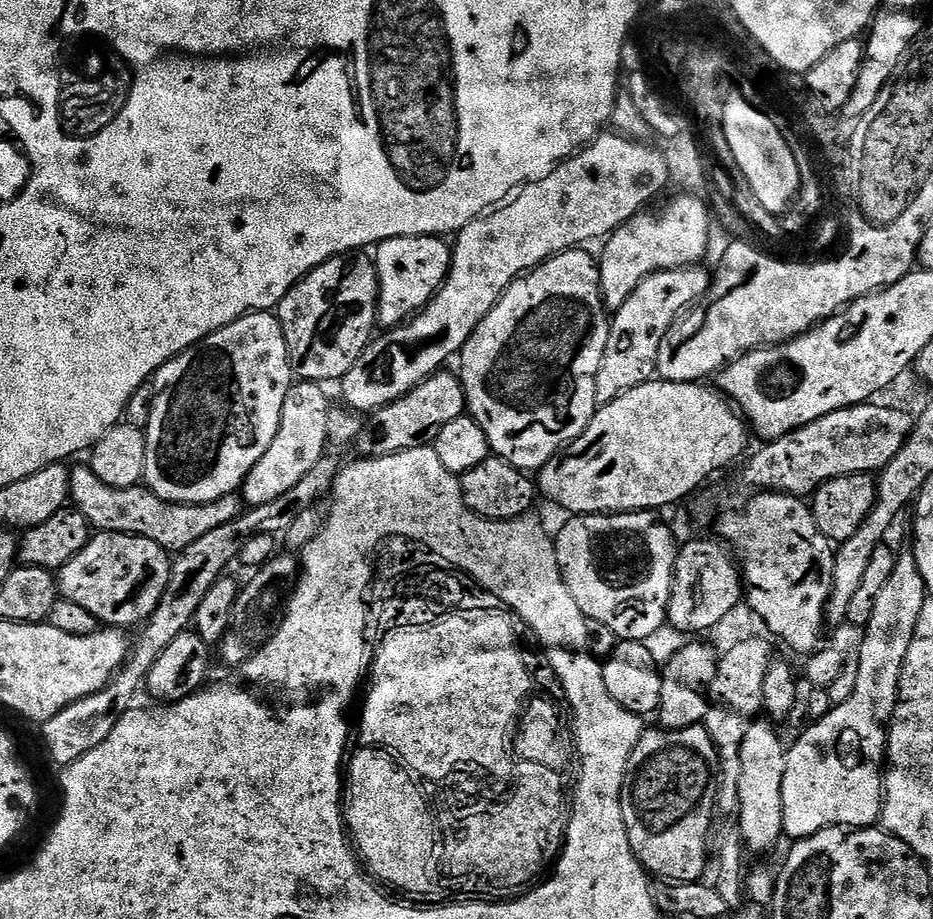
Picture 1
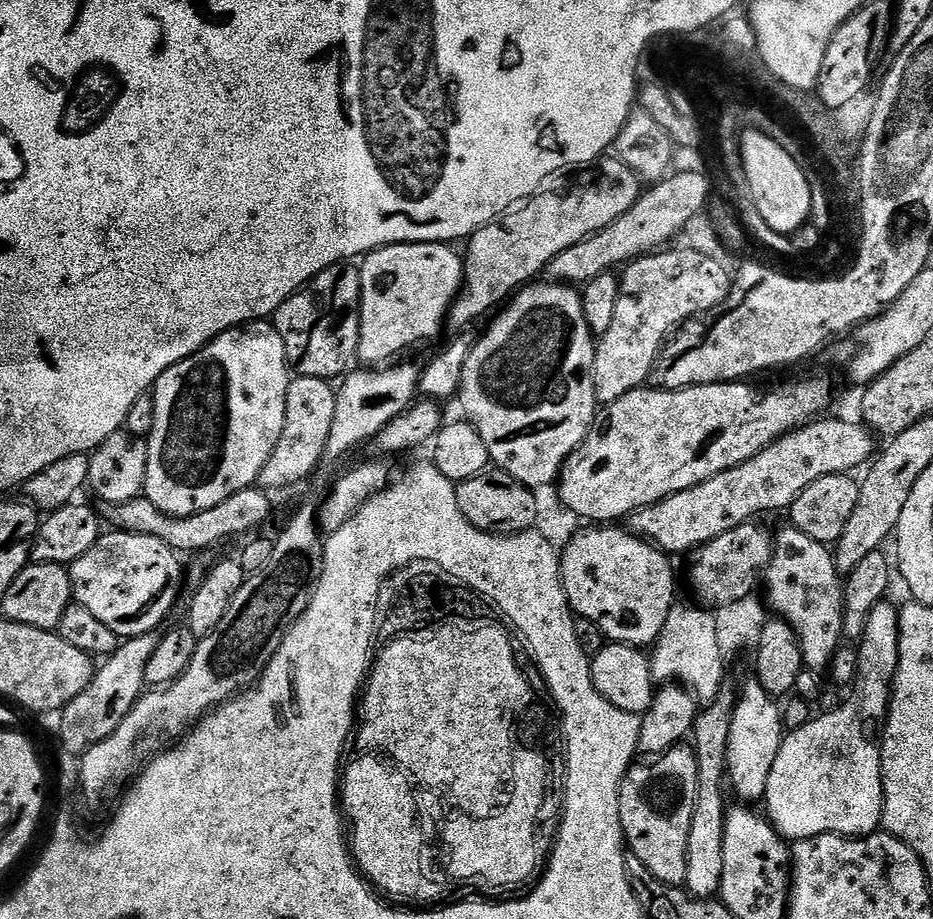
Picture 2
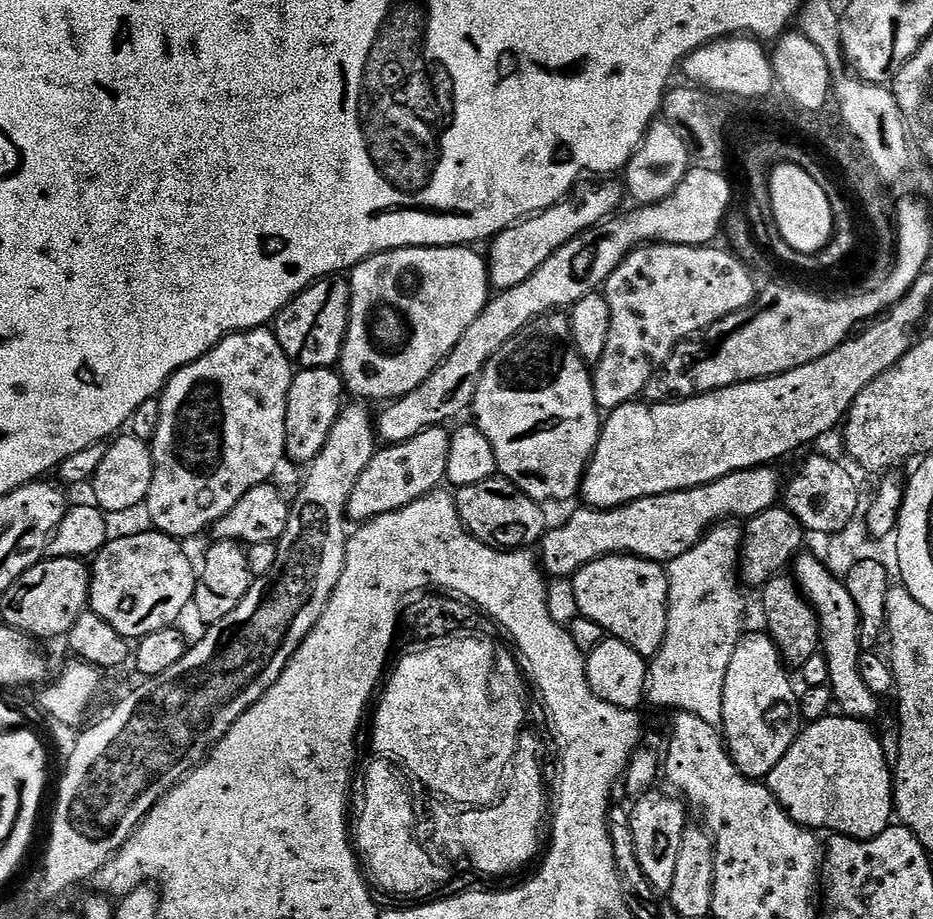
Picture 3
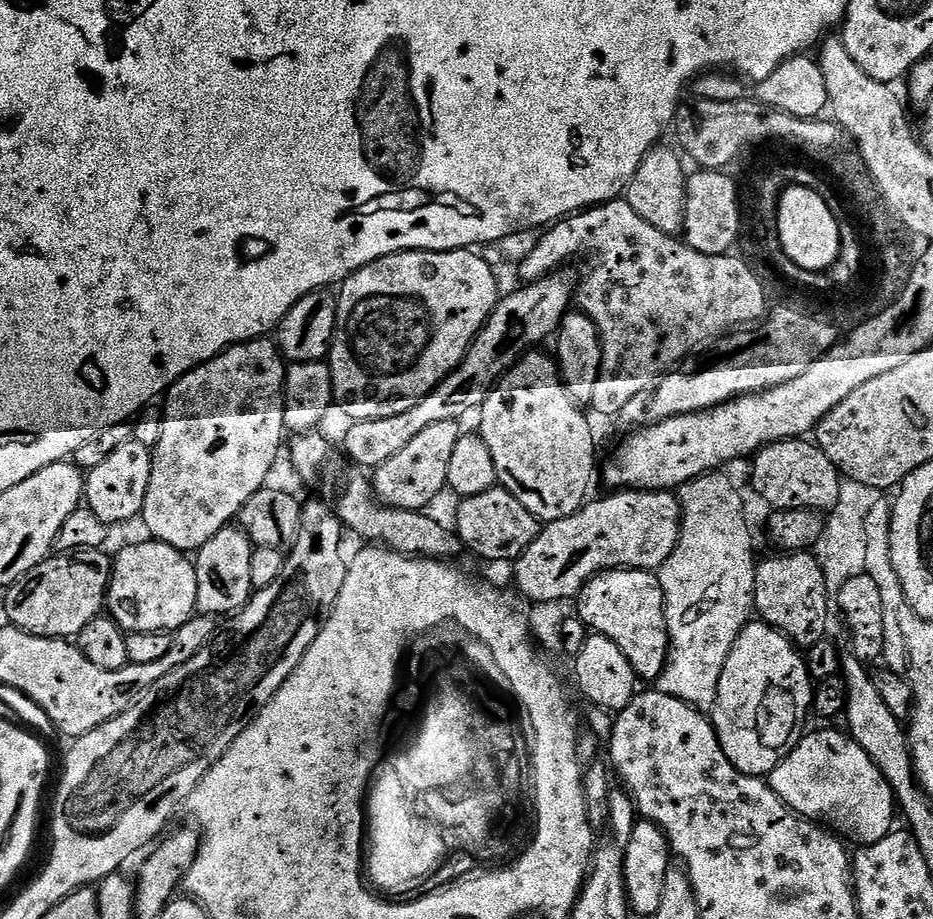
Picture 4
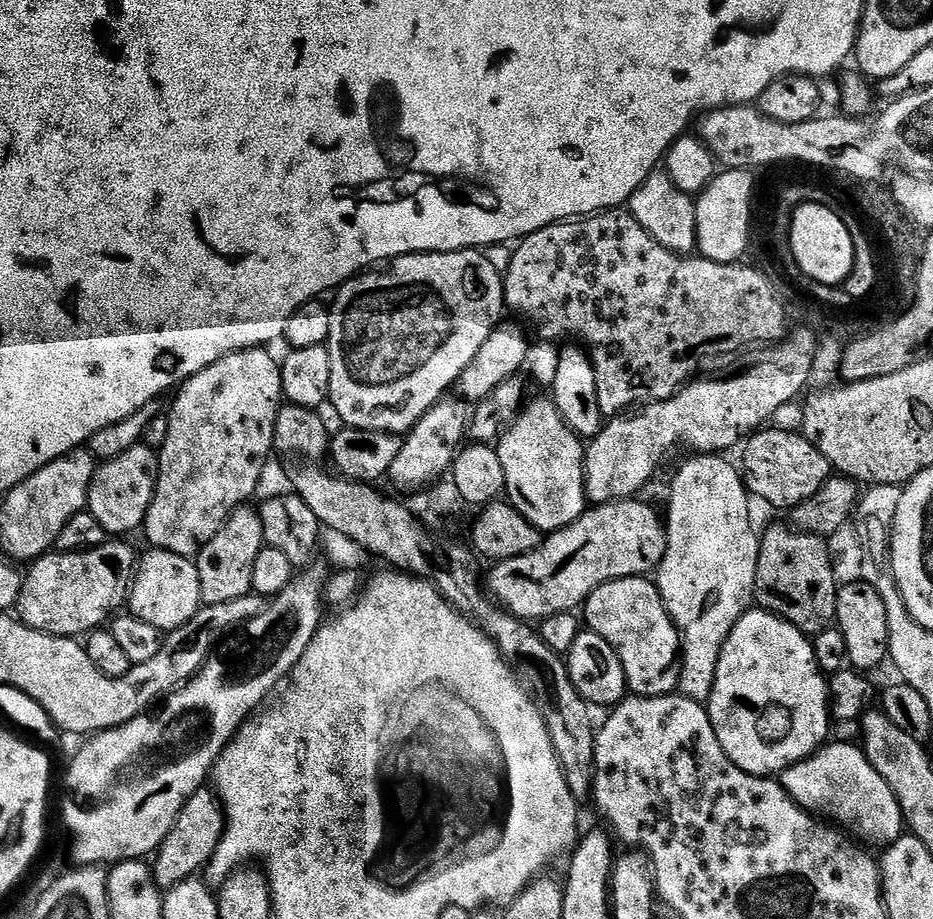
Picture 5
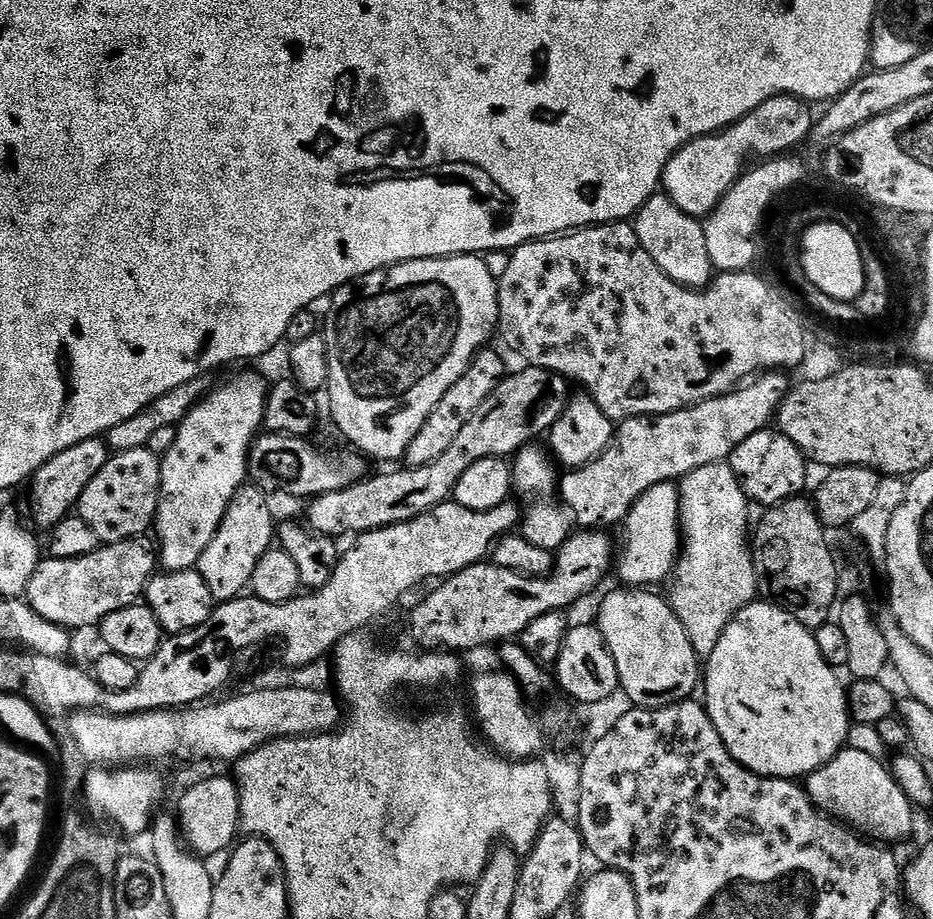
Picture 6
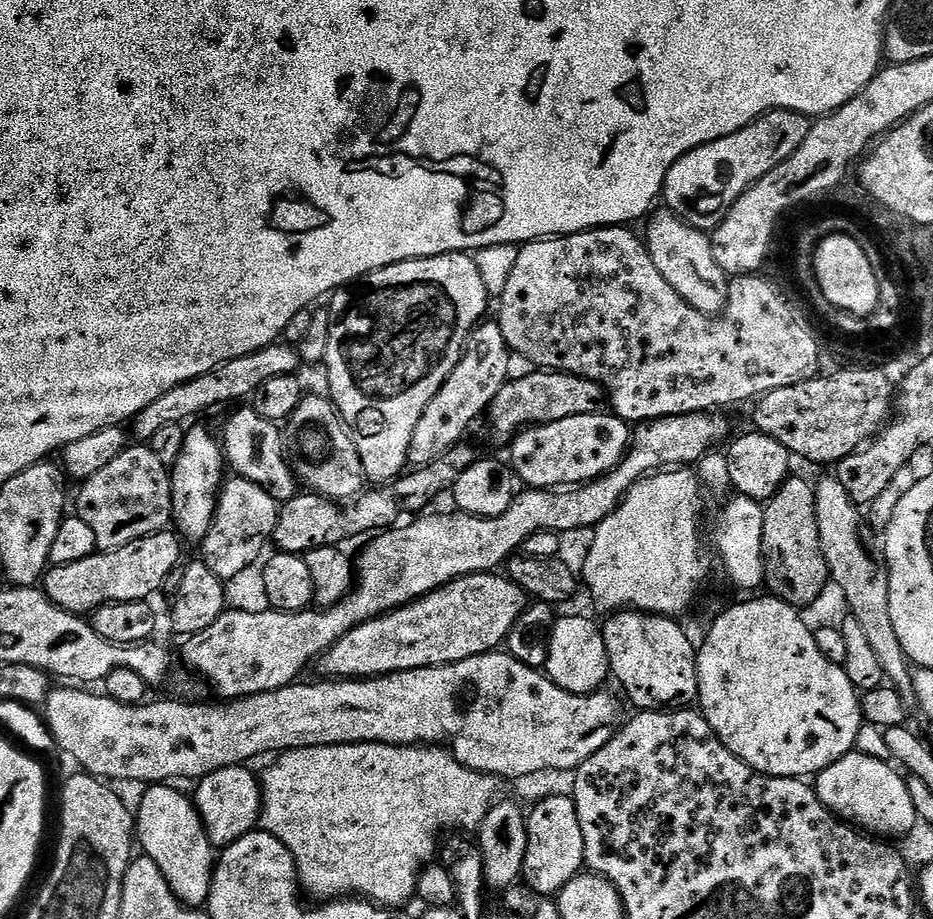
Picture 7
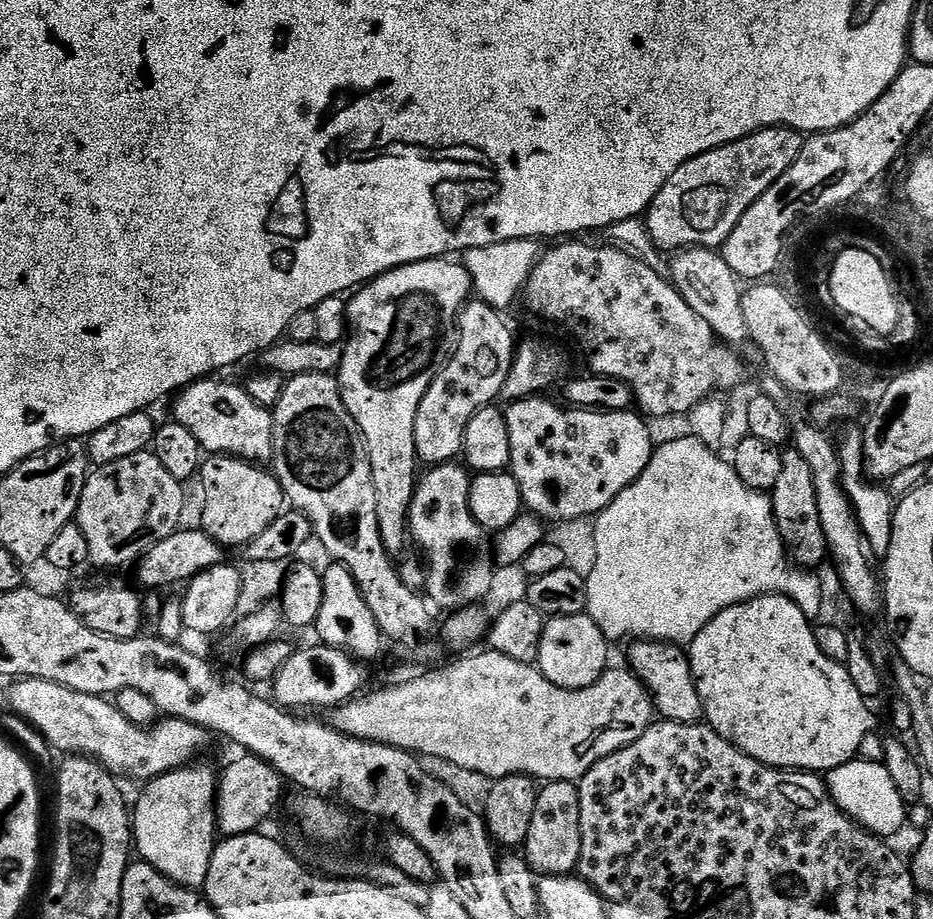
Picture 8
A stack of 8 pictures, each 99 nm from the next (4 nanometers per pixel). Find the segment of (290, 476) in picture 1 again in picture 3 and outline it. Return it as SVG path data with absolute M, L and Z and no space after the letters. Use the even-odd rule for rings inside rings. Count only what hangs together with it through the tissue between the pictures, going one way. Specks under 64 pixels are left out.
M306 368L292 378L286 402L286 456L289 461L307 466L326 446L330 430L342 411L340 395L345 395L344 381L339 371L331 368Z

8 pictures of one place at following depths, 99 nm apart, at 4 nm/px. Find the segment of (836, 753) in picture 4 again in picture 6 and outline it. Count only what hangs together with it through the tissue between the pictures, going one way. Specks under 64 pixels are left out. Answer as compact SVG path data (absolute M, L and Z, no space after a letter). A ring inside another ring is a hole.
M845 747L833 760L814 770L806 778L806 791L825 816L839 820L869 841L896 846L912 832L914 805L908 801L891 771L860 748Z

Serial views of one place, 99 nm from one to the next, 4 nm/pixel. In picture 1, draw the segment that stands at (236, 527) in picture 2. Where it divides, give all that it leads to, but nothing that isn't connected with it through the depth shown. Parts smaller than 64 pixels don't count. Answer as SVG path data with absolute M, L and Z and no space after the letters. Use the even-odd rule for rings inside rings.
M90 466L72 468L70 490L71 503L88 519L93 529L150 538L150 542L158 542L158 546L165 548L169 554L186 550L186 546L191 546L197 538L203 538L218 526L226 526L226 522L233 520L246 508L239 495L218 498L205 504L175 504L158 498L147 486L106 486L106 482L102 482L102 478L98 478Z

